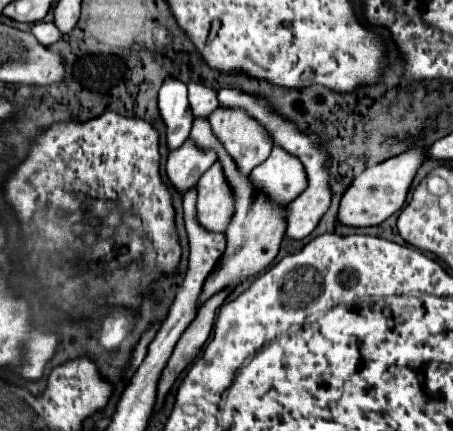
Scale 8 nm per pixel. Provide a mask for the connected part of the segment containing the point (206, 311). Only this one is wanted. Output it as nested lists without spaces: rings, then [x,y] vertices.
[[[223,290],[223,292],[215,294],[211,300],[207,300],[205,306],[201,308],[201,314],[195,316],[195,320],[189,324],[189,328],[185,330],[185,334],[175,344],[175,350],[173,350],[173,354],[171,354],[165,370],[161,372],[161,378],[159,378],[159,384],[157,384],[155,412],[163,406],[165,396],[169,392],[169,388],[173,386],[173,382],[177,380],[177,376],[185,370],[185,366],[189,362],[193,362],[193,358],[199,354],[201,346],[209,338],[209,332],[211,332],[213,320],[215,320],[215,312],[225,302],[227,296],[229,296],[229,292]]]

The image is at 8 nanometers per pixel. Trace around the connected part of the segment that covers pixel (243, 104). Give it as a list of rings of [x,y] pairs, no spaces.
[[[235,88],[219,90],[217,100],[219,100],[219,108],[243,108],[247,114],[255,116],[255,120],[259,120],[259,124],[263,124],[263,128],[267,128],[267,132],[271,132],[271,140],[275,140],[273,146],[279,146],[285,152],[291,152],[291,156],[297,156],[303,162],[303,168],[307,172],[307,188],[305,188],[303,194],[299,194],[291,204],[287,205],[288,226],[285,233],[285,237],[291,240],[303,240],[305,236],[309,236],[313,232],[313,228],[317,226],[319,218],[327,212],[327,208],[331,204],[329,172],[327,172],[329,156],[321,150],[319,136],[315,136],[315,134],[311,134],[311,136],[301,134],[295,124],[291,124],[289,120],[273,114],[263,98],[255,98],[255,96],[243,94],[243,92],[235,90]]]

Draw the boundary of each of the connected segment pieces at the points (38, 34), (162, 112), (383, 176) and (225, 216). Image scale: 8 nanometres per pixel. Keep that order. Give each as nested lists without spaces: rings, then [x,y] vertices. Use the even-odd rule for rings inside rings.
[[[37,22],[37,24],[33,24],[33,30],[31,32],[39,40],[39,44],[43,44],[43,46],[51,46],[53,42],[57,42],[61,38],[61,32],[57,30],[55,24]]]
[[[167,78],[159,90],[159,116],[165,124],[165,140],[167,150],[173,152],[187,138],[193,124],[189,102],[187,102],[187,86],[181,80]]]
[[[415,148],[395,158],[389,158],[373,168],[367,168],[343,192],[341,202],[339,202],[337,222],[343,226],[351,226],[351,228],[367,228],[367,226],[377,226],[383,220],[387,220],[393,212],[397,212],[405,204],[405,196],[411,186],[411,180],[425,158],[427,158],[427,152]]]
[[[219,162],[197,182],[197,220],[209,232],[223,232],[233,214],[233,194],[225,184]]]

